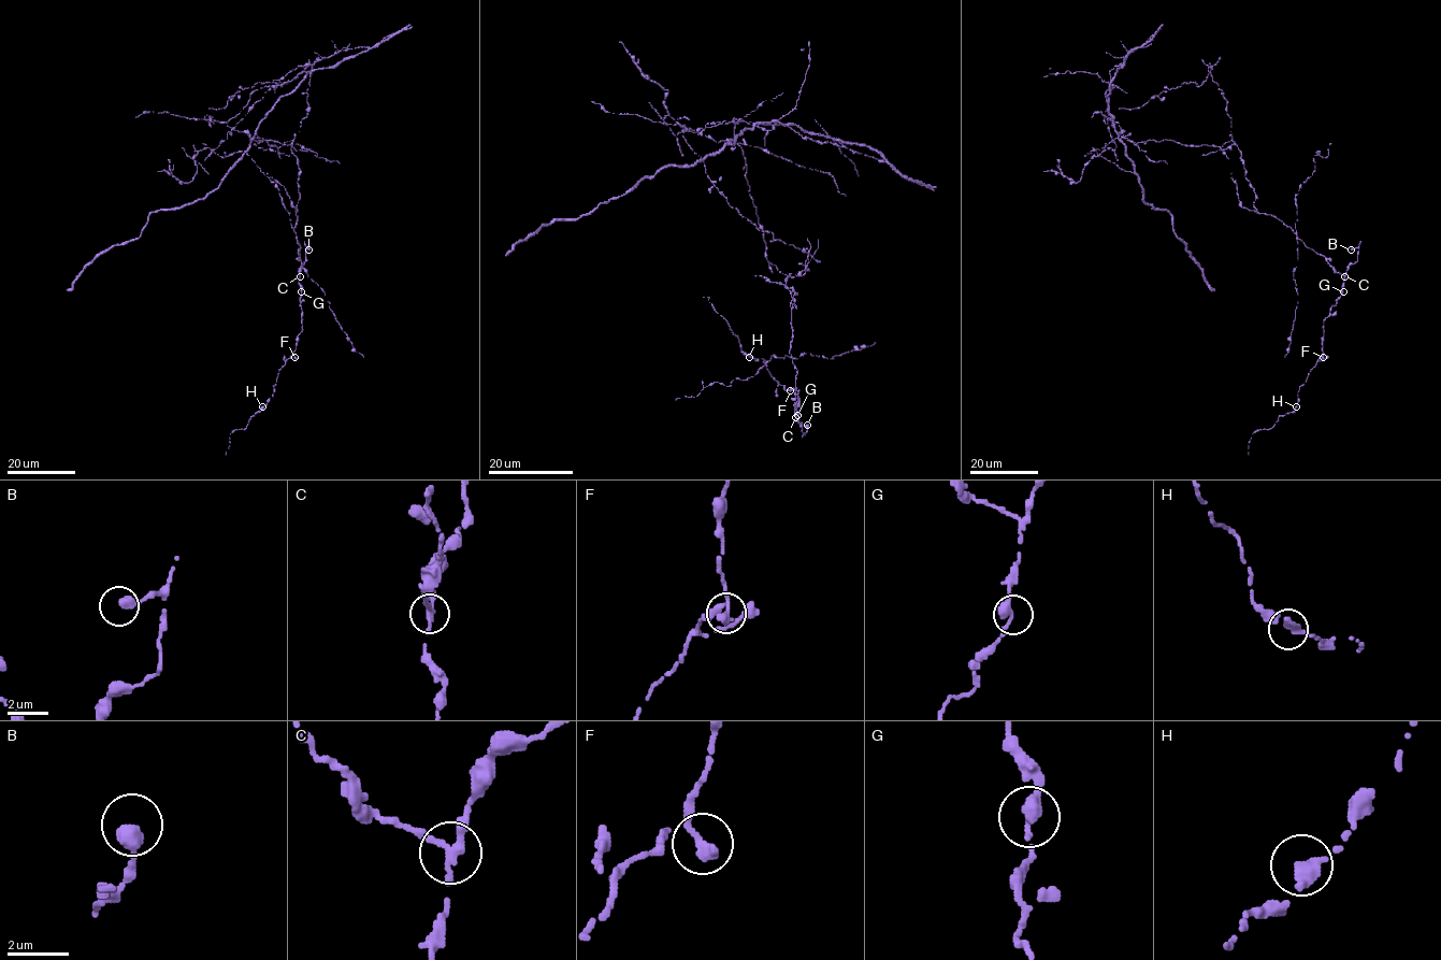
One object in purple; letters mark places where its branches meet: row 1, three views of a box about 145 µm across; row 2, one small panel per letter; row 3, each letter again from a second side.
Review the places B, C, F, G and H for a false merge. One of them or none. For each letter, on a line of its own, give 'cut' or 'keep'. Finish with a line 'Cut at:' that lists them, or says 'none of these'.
B: keep
C: cut
F: keep
G: keep
H: keep
Cut at: C

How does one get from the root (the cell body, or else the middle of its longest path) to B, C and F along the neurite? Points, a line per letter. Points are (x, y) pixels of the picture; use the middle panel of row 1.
B: (747, 178), (767, 260), (796, 294), (789, 353), (804, 434), (807, 425)
C: (747, 178), (767, 260), (787, 275), (784, 285), (796, 294), (789, 350), (797, 370), (795, 417)
F: (747, 178), (767, 260), (796, 294), (789, 350), (797, 370), (795, 416), (798, 390), (790, 390)

